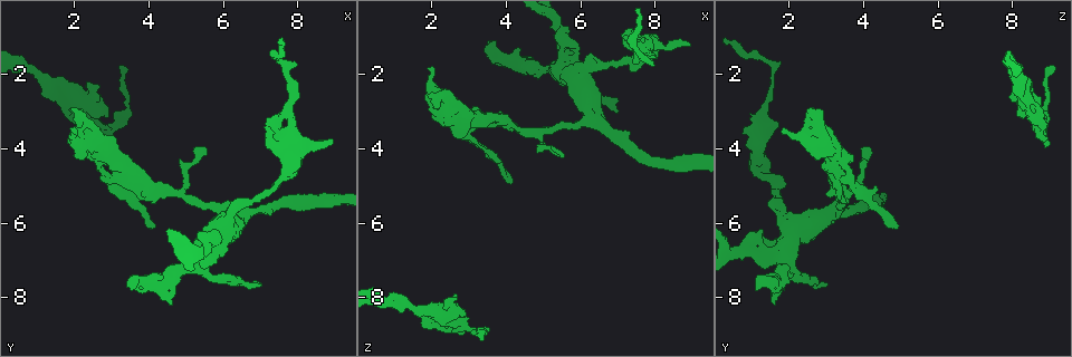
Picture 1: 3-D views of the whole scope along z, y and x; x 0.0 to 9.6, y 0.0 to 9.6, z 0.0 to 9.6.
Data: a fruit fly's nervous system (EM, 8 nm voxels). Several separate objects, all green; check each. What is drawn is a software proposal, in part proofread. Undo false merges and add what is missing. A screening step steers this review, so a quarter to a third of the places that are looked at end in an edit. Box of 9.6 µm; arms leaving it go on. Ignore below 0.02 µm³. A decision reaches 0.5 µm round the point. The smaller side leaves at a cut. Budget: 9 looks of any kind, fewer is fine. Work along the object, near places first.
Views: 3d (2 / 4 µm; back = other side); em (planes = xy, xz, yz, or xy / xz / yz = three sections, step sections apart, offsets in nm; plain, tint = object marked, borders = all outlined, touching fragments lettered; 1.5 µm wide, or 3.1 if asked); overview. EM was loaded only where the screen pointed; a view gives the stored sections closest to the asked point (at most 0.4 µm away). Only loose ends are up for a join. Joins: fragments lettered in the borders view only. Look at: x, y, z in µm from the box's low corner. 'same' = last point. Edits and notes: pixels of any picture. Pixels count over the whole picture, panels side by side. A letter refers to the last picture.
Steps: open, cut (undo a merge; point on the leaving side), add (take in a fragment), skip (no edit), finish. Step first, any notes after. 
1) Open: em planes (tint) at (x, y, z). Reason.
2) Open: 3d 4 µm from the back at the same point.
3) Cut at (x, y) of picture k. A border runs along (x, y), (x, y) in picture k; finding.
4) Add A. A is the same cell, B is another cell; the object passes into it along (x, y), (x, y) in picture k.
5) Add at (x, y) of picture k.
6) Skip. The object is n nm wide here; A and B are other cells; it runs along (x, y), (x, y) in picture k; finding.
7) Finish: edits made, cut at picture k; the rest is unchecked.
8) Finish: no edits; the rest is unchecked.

Open: 3d 2 µm at (4.00, 6.15, 4.90). Free end.

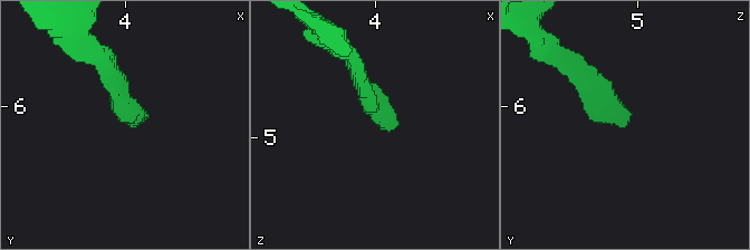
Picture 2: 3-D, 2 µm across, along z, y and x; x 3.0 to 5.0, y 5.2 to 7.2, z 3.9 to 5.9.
Open: em xz step 4 (tint) at (4.06, 6.16, 4.86). Shape alone is not enough.

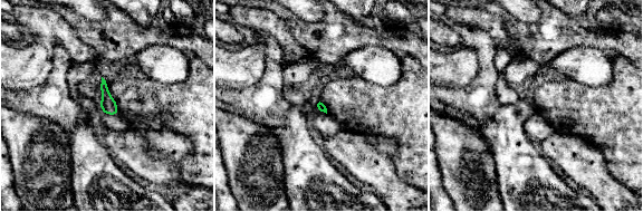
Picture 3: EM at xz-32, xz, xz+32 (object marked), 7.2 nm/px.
Open: em xy step 8 (borders) at the same point. Cut it another way.

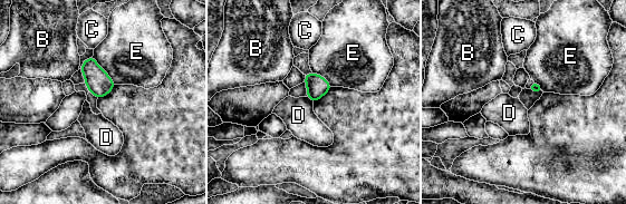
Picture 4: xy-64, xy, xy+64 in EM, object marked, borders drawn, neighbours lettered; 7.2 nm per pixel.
Skip. The longest contact is with E, 260 nm; B, C, D and E are other cells; none of them fits.

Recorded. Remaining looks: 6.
Open: em planes (borders) at (2.75, 4.65, 3.70).

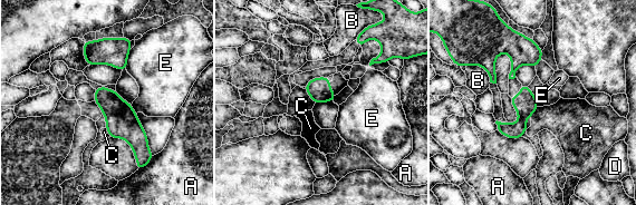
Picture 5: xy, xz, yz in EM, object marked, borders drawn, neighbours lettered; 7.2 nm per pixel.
Skip. The longest contact is with B, 190 nm; A, B, C, D and E are other cells; none of them fits.

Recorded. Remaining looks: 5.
Open: 3d 4 µm at (9.00, 3.75, 1.25). Branch stops here.

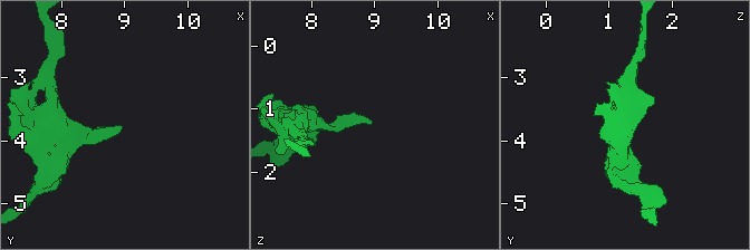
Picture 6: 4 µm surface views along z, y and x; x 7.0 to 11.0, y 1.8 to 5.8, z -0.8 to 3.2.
Open: em planes (borders) at (8.90, 3.75, 1.20). Shape alone is not enough.

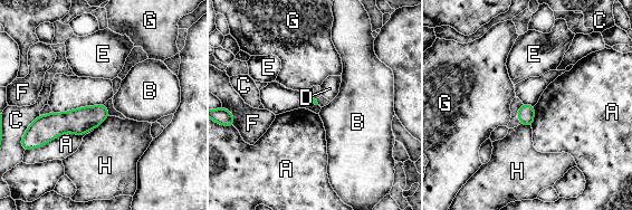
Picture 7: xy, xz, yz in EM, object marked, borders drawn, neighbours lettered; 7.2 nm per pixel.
Skip. A, B, C, D, E, F, G and H are other cells; it runs along (105, 112), (80, 121), (38, 129) in picture 7; no lettered fragment goes on from it.

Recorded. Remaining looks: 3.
Open: em xz step 8 (tint) at (2.05, 2.65, 8.40). Sharp bend.

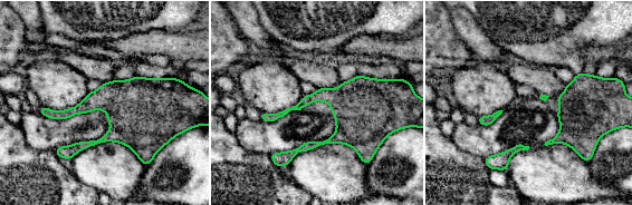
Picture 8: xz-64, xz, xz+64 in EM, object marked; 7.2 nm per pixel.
Open: em planes (borders) at the same point. Cut it another way.

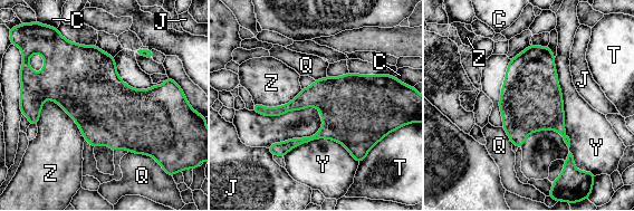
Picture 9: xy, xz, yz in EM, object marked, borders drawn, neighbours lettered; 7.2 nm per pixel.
Skip. The object is 440 nm wide here; C, J, Q, T, Y and Z are other cells; a border runs along (554, 58), (569, 147) in picture 9; all the same neuron.

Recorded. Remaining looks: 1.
Finish: no edits; the rest is unchecked.

